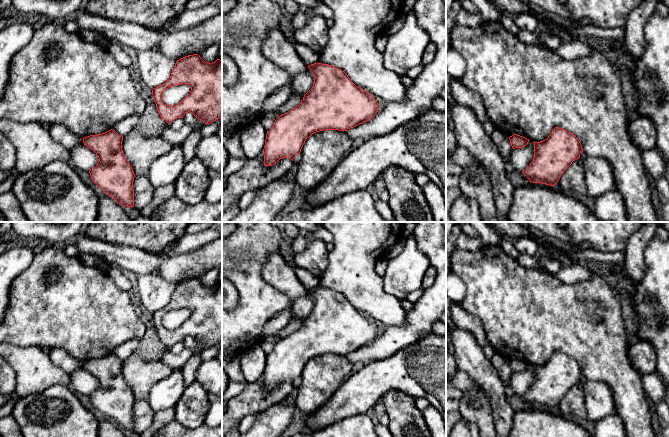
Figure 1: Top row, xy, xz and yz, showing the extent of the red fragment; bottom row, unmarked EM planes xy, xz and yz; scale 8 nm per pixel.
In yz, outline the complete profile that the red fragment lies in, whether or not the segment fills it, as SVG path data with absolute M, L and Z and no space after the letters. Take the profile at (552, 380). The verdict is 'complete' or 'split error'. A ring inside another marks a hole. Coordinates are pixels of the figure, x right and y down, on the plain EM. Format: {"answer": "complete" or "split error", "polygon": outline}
{"answer": "complete", "polygon": "M555 351L547 363L533 367L533 385L522 395L532 407L554 410L583 376L578 362L559 351Z"}

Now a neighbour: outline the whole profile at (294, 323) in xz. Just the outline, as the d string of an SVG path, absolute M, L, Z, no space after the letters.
M292 317L289 320L288 324L284 328L282 328L279 332L277 332L275 335L281 339L285 338L290 334L292 334L293 332L295 332L297 329L299 329L303 324L303 321L304 319L298 319L298 318Z

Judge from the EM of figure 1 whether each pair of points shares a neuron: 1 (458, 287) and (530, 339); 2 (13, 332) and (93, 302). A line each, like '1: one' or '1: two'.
1: two
2: one

